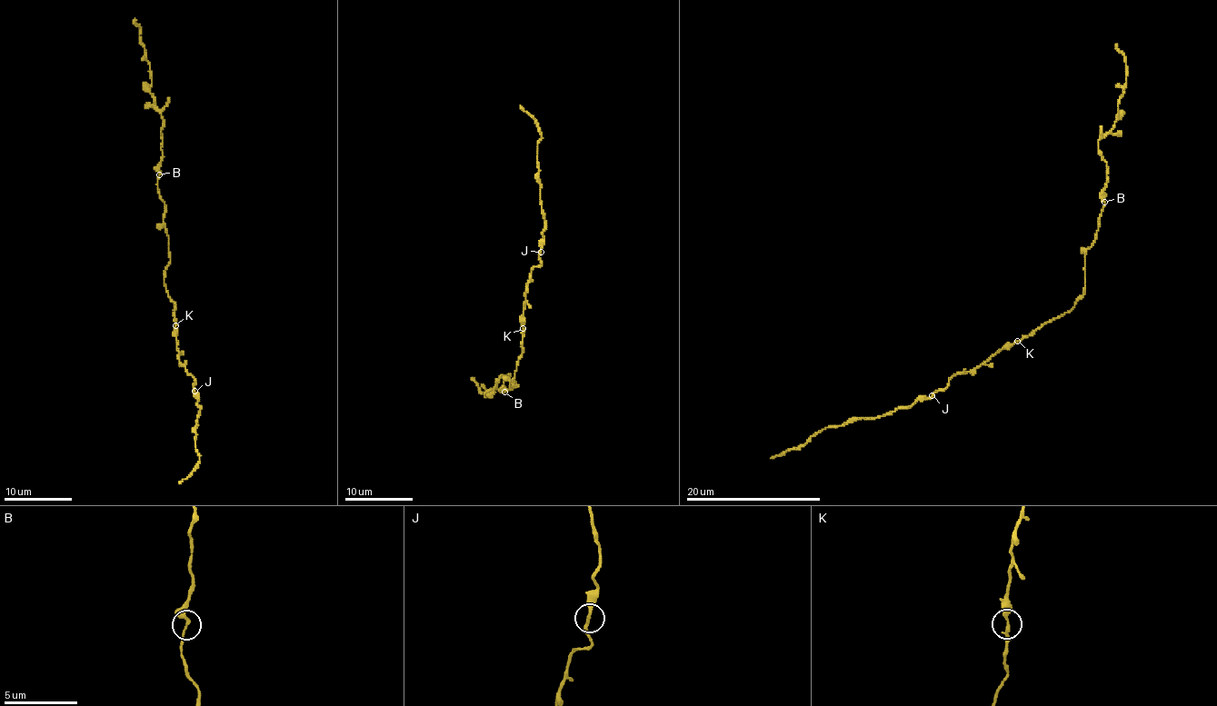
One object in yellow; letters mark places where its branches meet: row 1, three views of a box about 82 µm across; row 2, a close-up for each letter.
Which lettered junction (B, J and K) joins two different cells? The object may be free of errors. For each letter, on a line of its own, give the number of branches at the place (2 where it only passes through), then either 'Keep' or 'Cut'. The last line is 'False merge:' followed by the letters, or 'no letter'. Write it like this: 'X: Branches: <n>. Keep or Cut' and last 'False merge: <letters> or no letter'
B: Branches: 2. Keep
J: Branches: 2. Keep
K: Branches: 2. Keep
False merge: no letter

